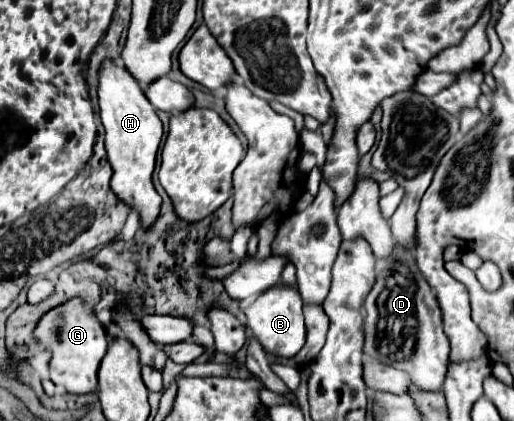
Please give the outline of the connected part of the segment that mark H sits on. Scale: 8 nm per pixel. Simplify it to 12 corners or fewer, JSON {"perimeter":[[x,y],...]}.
{"perimeter":[[104,61],[98,103],[110,189],[158,219],[162,121],[124,67]]}

